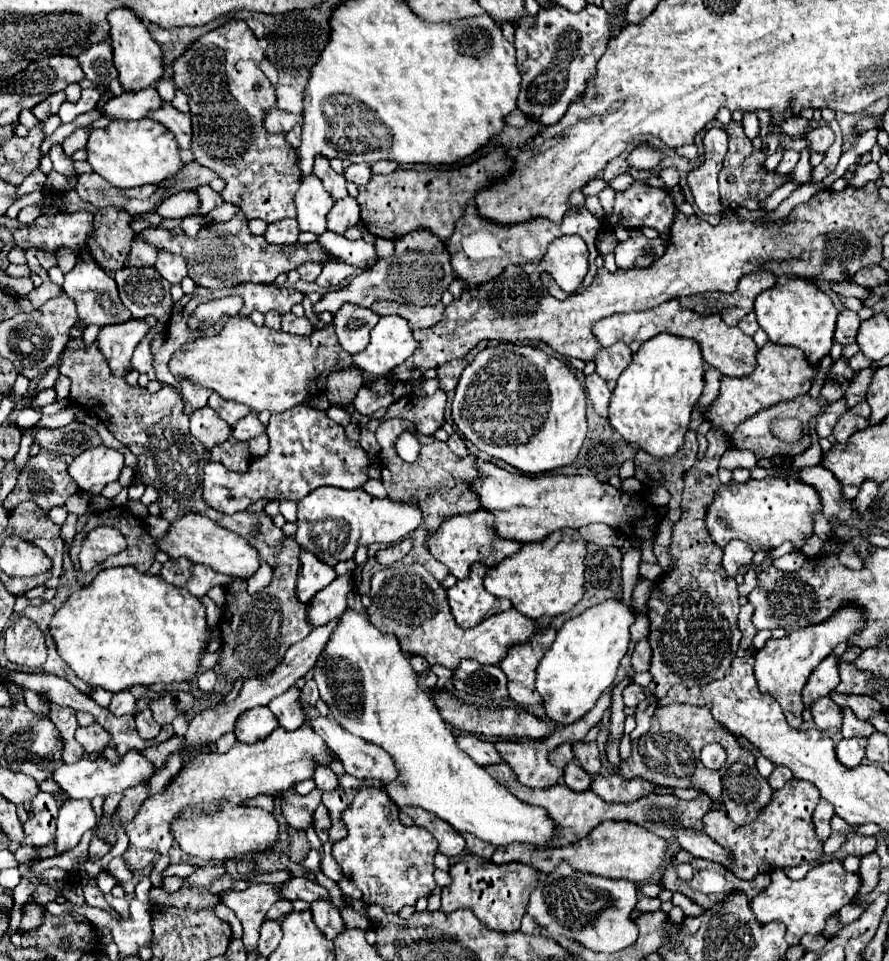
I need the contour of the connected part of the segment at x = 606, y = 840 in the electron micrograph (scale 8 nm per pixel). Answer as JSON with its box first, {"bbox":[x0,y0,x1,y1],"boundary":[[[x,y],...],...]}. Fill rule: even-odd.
{"bbox":[492,822,668,884],"boundary":[[[604,822],[600,826],[596,826],[592,830],[592,834],[588,834],[588,838],[568,844],[564,848],[552,848],[552,850],[536,850],[536,854],[532,854],[532,850],[520,850],[520,846],[508,846],[508,850],[498,850],[492,856],[492,862],[500,864],[500,862],[524,862],[524,864],[532,864],[538,870],[552,870],[552,866],[556,866],[556,862],[560,860],[568,860],[572,864],[572,868],[580,868],[584,872],[590,874],[600,874],[606,878],[624,878],[630,880],[634,884],[642,884],[648,882],[648,878],[654,876],[654,872],[662,866],[662,860],[668,852],[668,842],[664,838],[658,838],[656,834],[640,828],[638,824],[632,822]]]}

